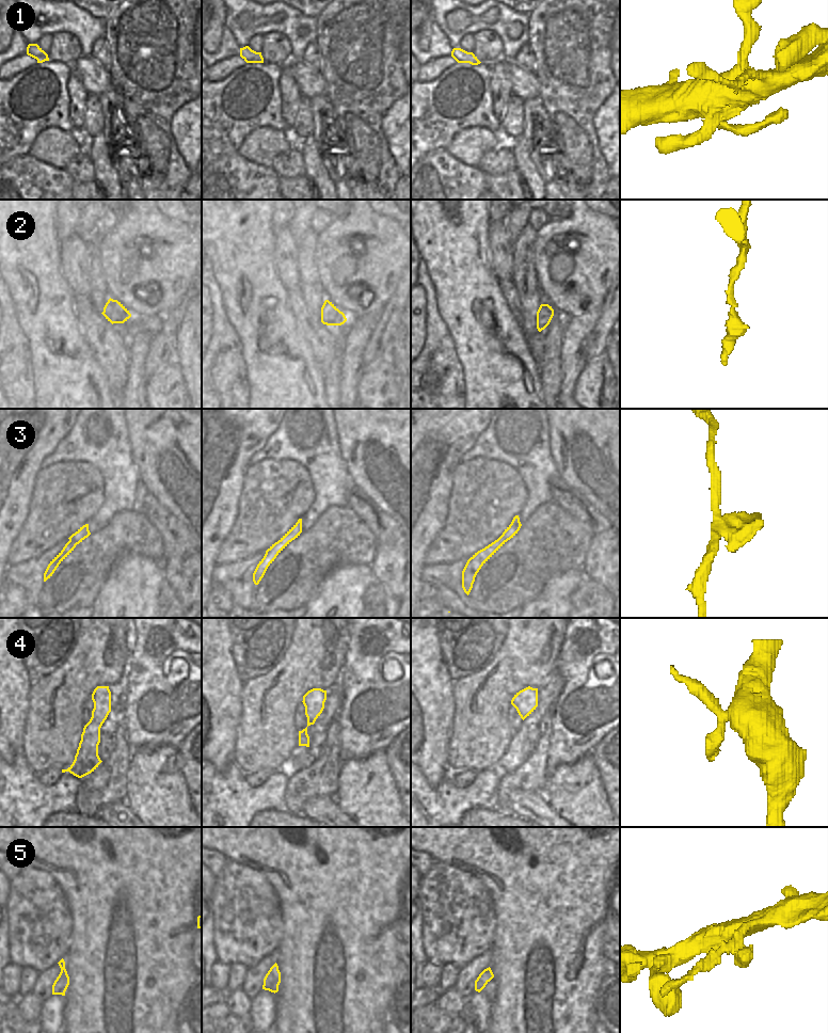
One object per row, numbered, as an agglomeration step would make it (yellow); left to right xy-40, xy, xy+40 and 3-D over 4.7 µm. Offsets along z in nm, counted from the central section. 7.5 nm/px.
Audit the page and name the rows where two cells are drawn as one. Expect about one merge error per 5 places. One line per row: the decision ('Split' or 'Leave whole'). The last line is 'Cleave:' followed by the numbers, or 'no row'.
1: Leave whole
2: Leave whole
3: Leave whole
4: Leave whole
5: Leave whole
Cleave: no row

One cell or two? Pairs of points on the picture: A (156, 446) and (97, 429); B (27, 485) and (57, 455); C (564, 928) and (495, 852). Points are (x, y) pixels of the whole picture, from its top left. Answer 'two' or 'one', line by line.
A: two
B: two
C: one

